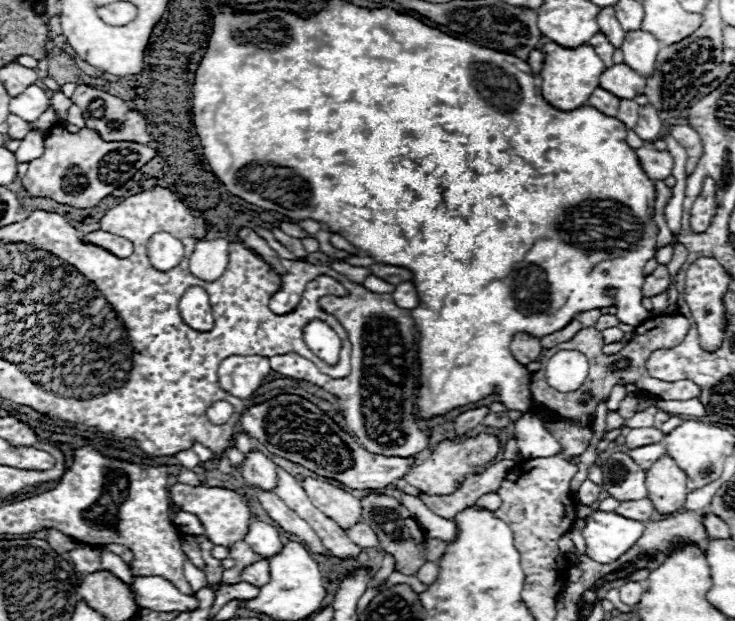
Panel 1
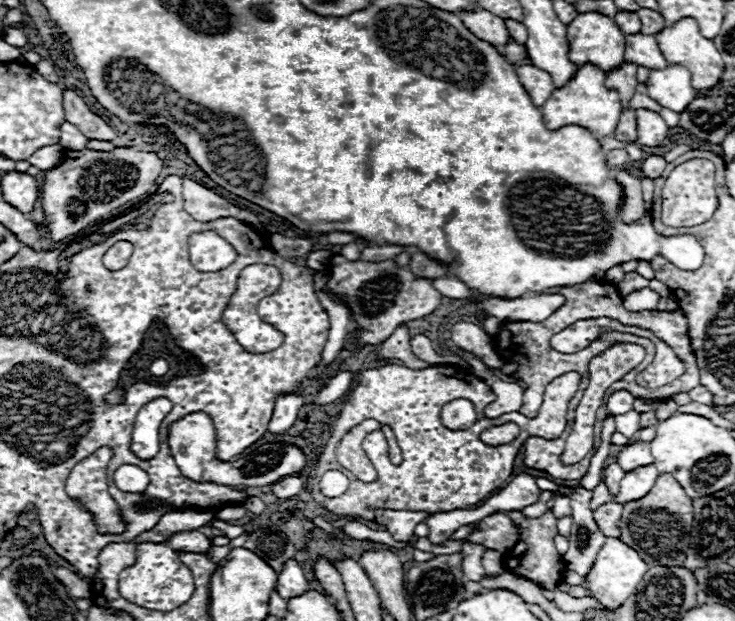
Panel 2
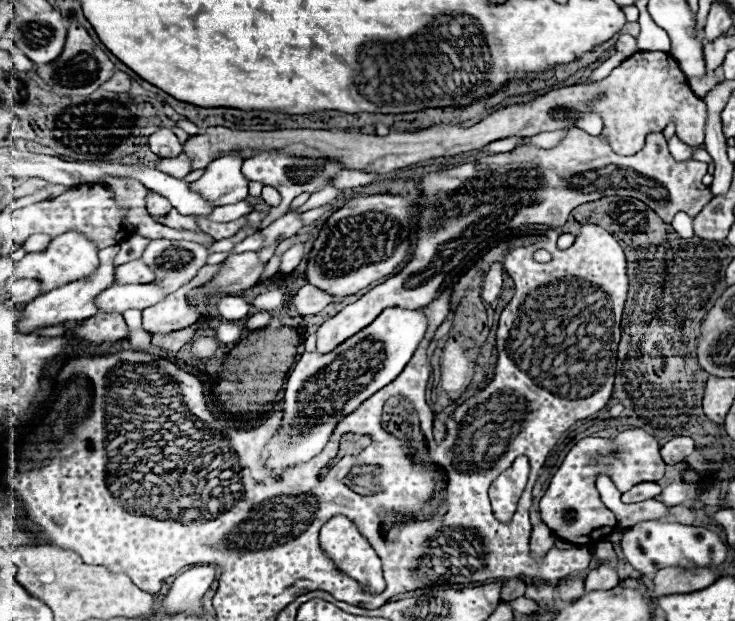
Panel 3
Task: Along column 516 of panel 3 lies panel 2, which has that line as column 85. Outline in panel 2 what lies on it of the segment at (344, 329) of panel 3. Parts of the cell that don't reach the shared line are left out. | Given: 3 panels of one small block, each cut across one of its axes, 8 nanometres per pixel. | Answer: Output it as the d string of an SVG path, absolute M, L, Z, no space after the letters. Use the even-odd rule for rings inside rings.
M84 148L80 152L80 158L64 156L64 160L56 168L44 172L42 206L46 226L50 228L54 242L76 234L90 222L104 218L112 210L146 194L162 172L162 162L154 152L142 152L134 148L114 148L110 152L96 152Z

